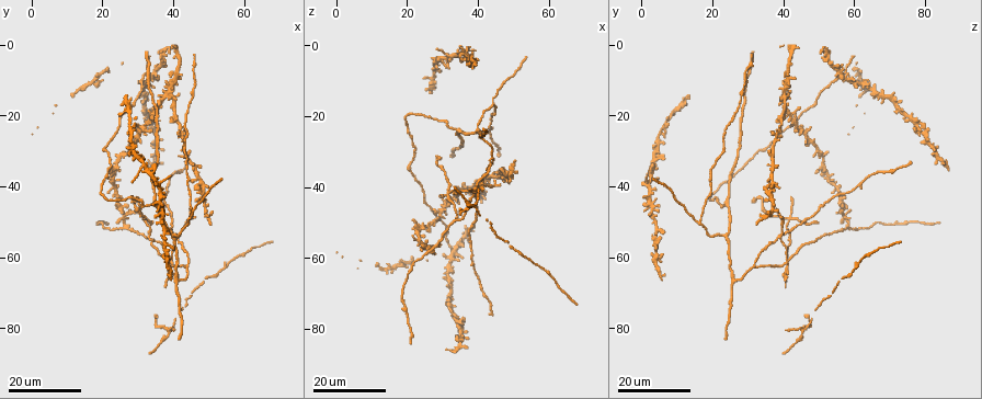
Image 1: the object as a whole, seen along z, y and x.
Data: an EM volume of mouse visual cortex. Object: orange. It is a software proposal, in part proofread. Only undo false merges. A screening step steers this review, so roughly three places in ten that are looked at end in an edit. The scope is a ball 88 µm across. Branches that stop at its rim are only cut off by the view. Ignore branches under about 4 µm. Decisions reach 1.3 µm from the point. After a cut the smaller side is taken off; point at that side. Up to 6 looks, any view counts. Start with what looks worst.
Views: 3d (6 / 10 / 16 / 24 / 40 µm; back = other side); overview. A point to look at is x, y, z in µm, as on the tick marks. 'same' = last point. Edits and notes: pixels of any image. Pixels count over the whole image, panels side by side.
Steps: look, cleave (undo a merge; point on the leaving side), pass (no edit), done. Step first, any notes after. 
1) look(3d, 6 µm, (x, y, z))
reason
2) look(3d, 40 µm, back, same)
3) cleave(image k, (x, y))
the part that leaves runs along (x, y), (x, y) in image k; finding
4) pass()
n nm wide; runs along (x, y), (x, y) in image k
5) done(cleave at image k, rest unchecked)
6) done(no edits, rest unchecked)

look(3d, 24 µm, (39.0, 61.5, 41.0))

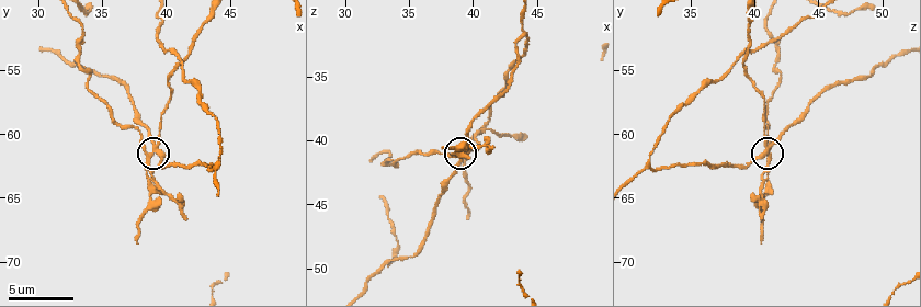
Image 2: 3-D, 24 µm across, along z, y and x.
look(3d, 6 µm, (39.0, 61.2, 40.8))
closer look

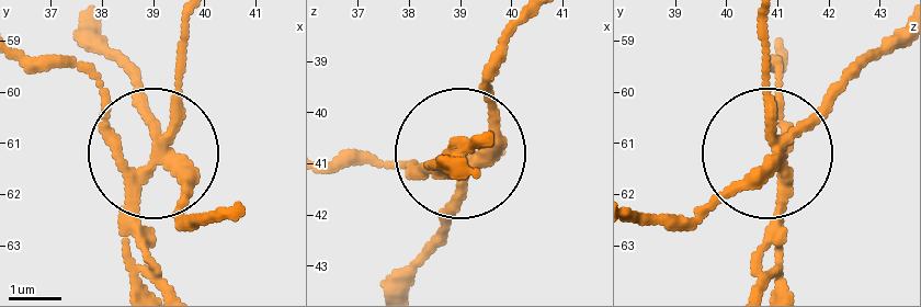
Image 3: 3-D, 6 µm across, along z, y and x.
cleave(image 3, (138, 220))
side arm 83 µm; the part that leaves runs along (155, 150), (128, 159), (90, 80), (24, 54) in image 3; a second neuron is stuck on

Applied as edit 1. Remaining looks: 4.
look(3d, 6 µm, (41.2, 54.2, 38.6))

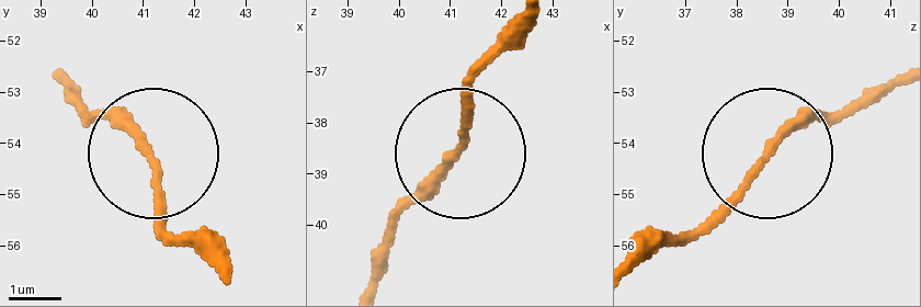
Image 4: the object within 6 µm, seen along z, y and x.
pass()
runs along (213, 268), (165, 229), (151, 155), (74, 102) in image 4; all the same neuron

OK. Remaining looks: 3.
look(3d, 24 µm, (39.5, 80.5, 44.5))
three arms meet

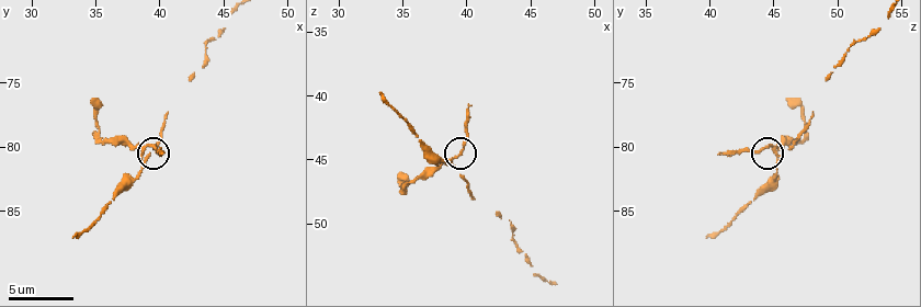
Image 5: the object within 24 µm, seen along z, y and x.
look(3d, 6 µm, (38.8, 80.4, 45.2))

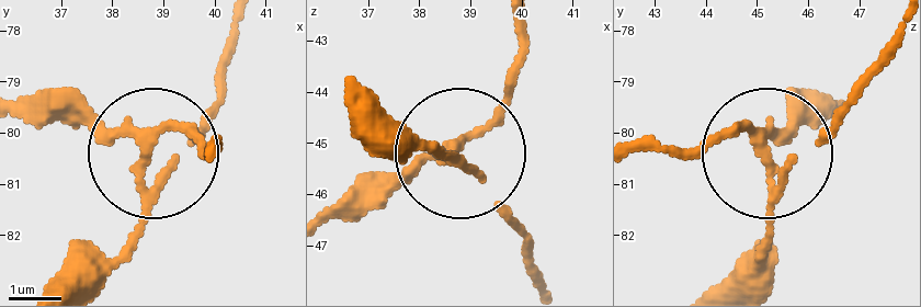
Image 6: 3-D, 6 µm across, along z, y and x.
cleave(image 6, (97, 129))
3 arms; the part that leaves runs along (139, 181), (126, 137), (21, 120) in image 6; a second neuron is stuck on

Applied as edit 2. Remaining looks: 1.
done(cleave at image 3, cleave at image 6, rest unchecked)

